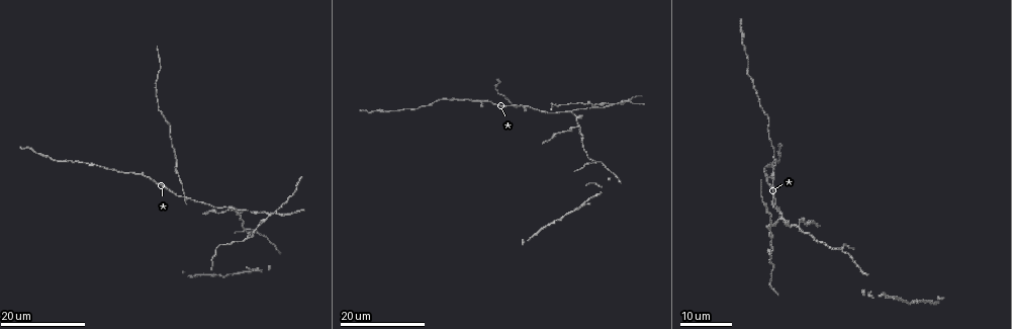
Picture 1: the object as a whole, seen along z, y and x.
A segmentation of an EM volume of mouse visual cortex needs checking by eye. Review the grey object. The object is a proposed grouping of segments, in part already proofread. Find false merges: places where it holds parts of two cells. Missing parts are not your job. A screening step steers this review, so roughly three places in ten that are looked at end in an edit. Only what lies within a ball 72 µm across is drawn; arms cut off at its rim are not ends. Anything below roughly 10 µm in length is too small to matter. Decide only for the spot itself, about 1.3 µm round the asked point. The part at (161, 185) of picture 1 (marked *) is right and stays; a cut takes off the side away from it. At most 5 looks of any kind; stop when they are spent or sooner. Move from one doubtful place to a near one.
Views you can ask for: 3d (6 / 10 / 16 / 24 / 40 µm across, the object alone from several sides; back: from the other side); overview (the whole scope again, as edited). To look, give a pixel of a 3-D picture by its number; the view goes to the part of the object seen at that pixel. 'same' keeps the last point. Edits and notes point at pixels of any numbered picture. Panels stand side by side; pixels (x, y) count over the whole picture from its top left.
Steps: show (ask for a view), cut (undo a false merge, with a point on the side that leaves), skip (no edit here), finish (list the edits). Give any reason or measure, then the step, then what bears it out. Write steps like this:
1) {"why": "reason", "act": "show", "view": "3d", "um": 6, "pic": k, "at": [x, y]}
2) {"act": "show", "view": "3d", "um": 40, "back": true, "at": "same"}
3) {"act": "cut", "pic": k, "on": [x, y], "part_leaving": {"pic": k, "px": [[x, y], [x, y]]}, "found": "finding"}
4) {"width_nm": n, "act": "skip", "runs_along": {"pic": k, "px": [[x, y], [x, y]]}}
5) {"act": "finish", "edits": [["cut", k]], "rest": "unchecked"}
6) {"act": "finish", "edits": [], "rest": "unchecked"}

{"why": "three arms meet", "act": "show", "view": "3d", "um": 24, "pic": 1, "at": [781, 218]}

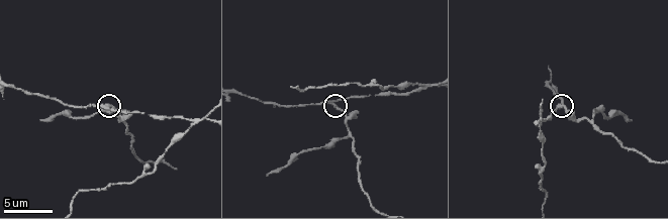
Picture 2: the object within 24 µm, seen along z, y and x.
{"why": "closer look", "act": "show", "view": "3d", "um": 6, "pic": 2, "at": [334, 104]}

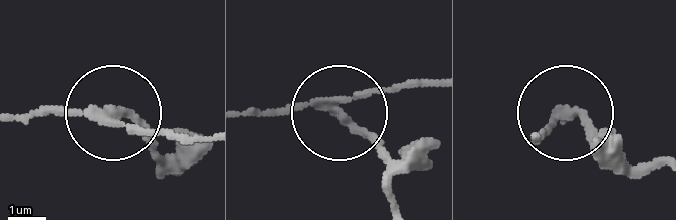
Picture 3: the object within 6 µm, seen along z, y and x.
{"side_arm_um": 34, "act": "cut", "pic": 3, "on": [369, 133], "part_leaving": {"pic": 3, "px": [[326, 102], [388, 170], [394, 208]]}, "found": "a second cell is stuck on"}

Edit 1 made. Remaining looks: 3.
{"why": "side arm on a straight run", "act": "show", "view": "3d", "um": 10, "pic": 2, "at": [421, 83]}

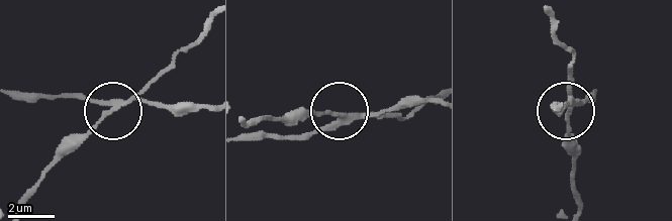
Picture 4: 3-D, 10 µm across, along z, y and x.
{"arms": 3, "act": "cut", "pic": 4, "on": [96, 122], "part_leaving": {"pic": 4, "px": [[122, 103], [42, 179], [27, 202]]}, "found": "two cells meet here"}

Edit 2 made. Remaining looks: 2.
{"why": "four or more arms meet", "act": "show", "view": "3d", "um": 16, "pic": 2, "at": [548, 81]}

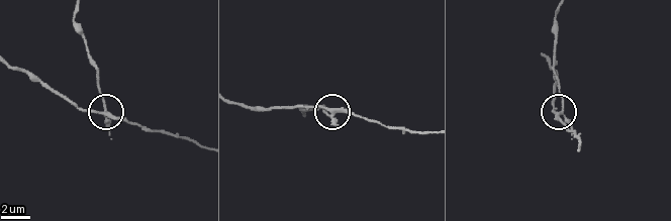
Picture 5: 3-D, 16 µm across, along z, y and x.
{"act": "show", "view": "3d", "um": 6, "pic": 5, "at": [333, 114]}

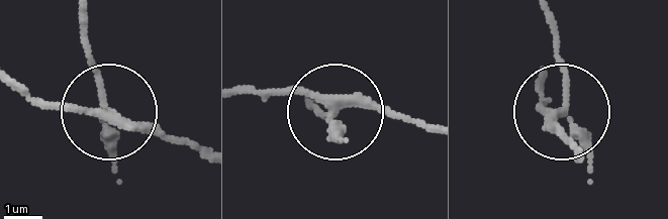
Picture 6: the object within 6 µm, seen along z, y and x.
{"width_nm": 230, "act": "cut", "pic": 6, "on": [85, 57], "part_leaving": {"pic": 6, "px": [[563, 108], [551, 15]]}, "found": "a second cell is stuck on"}

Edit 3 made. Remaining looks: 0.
{"act": "finish", "edits": [["cut", 3], ["cut", 4], ["cut", 6]], "rest": "unchecked"}

